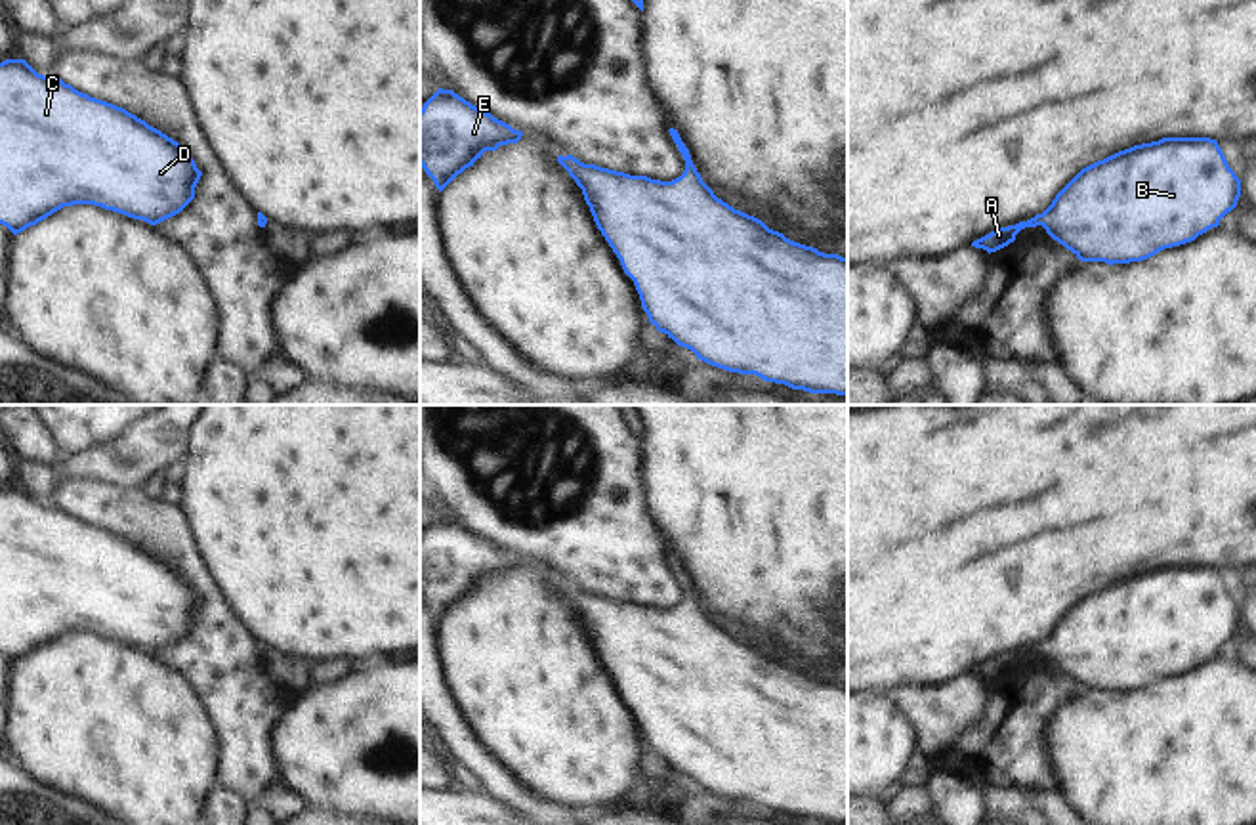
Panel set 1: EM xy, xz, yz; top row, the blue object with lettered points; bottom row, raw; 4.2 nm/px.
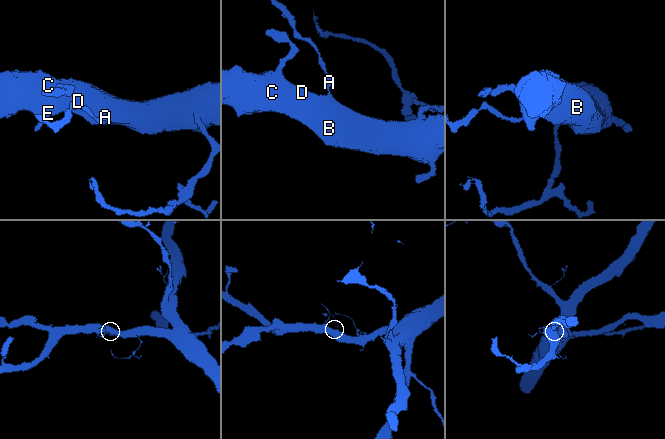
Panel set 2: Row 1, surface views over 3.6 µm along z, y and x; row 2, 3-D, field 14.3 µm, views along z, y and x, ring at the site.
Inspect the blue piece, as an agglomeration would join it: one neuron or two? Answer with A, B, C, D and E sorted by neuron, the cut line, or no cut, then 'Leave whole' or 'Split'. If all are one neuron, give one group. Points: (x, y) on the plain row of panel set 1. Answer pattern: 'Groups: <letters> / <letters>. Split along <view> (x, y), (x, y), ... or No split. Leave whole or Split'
Groups: A B C D E. No split. Leave whole.

